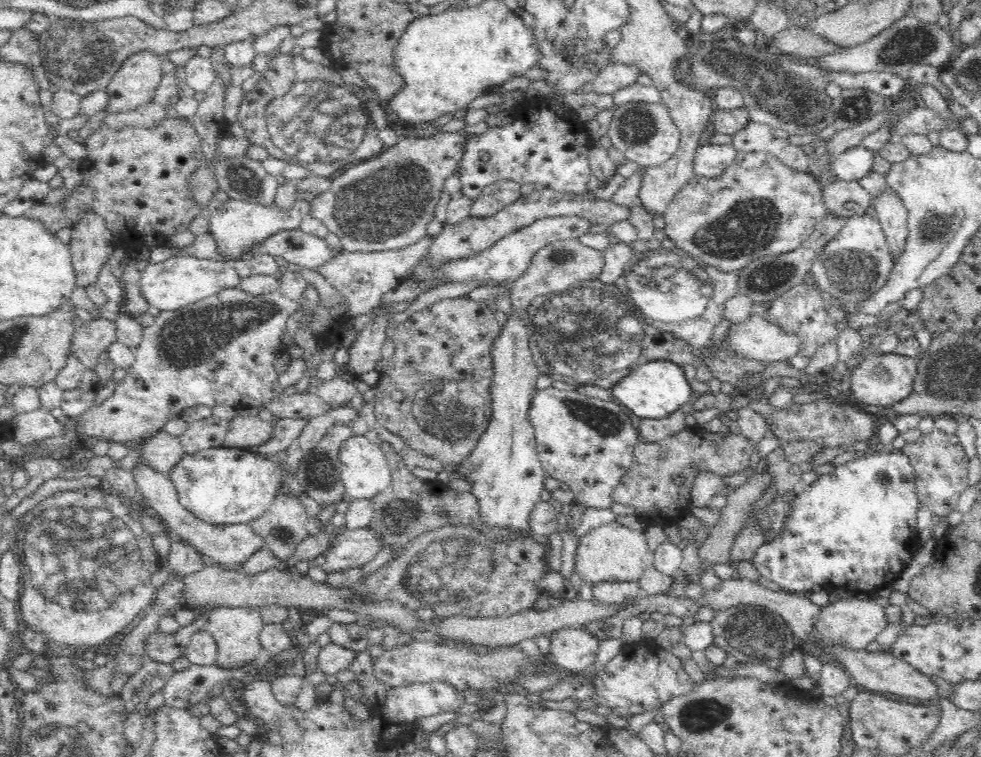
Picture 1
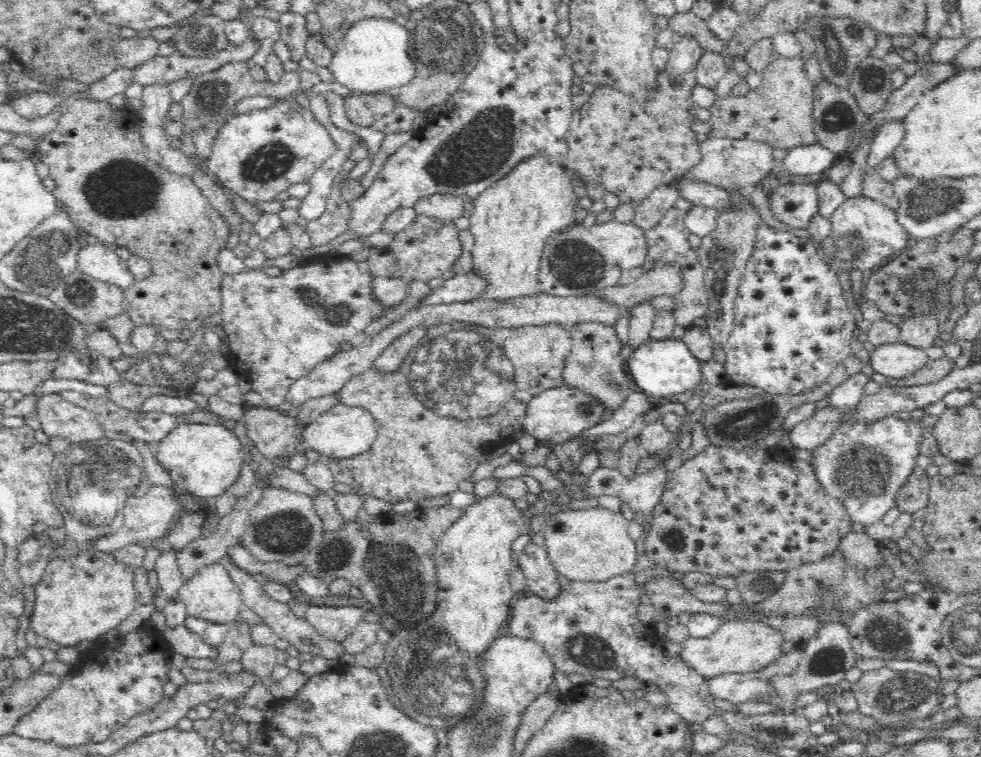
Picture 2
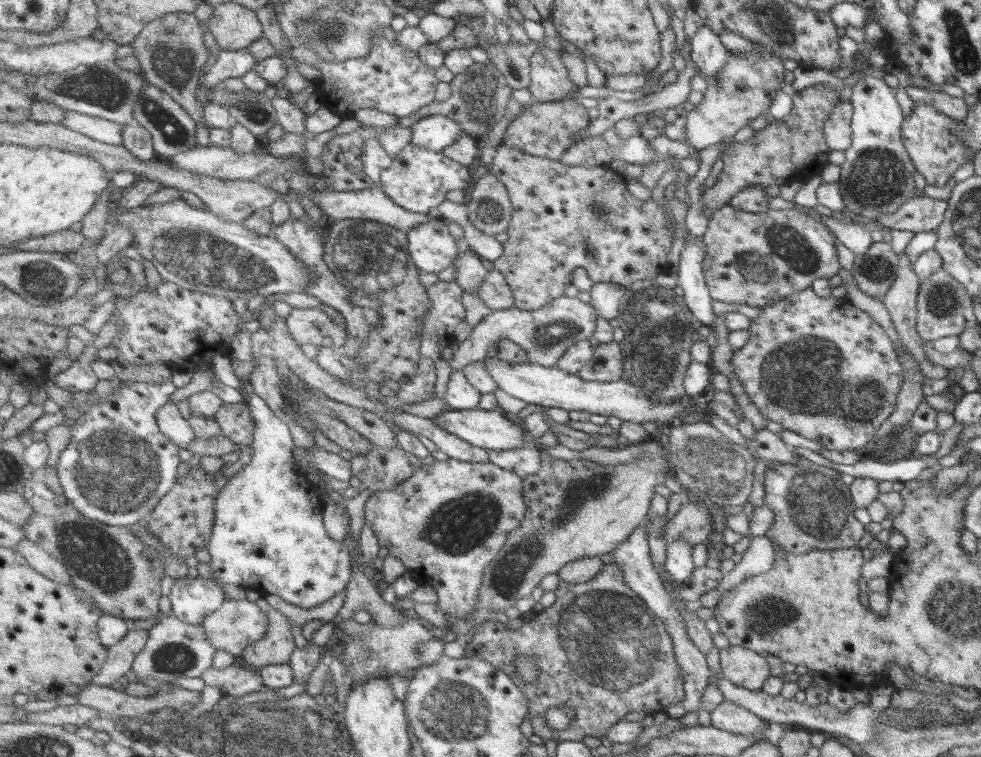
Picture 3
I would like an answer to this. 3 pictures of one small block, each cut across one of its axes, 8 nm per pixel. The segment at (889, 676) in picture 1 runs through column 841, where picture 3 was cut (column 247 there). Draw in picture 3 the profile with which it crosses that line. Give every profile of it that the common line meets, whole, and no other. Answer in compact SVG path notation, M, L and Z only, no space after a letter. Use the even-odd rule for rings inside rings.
M270 608L269 630L262 641L252 644L244 654L244 660L250 665L268 667L270 665L288 665L292 663L298 650L294 628L288 616L276 608Z

